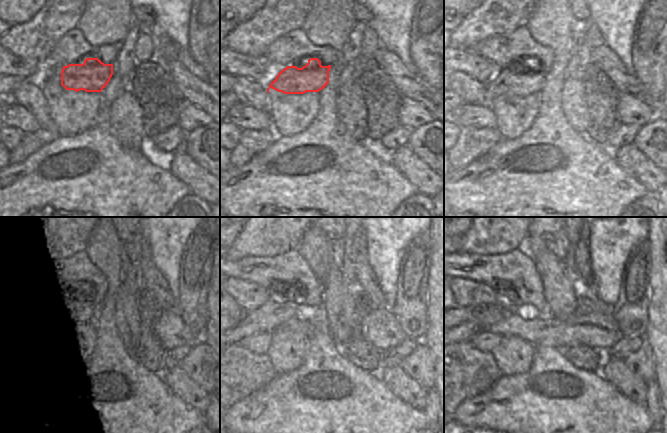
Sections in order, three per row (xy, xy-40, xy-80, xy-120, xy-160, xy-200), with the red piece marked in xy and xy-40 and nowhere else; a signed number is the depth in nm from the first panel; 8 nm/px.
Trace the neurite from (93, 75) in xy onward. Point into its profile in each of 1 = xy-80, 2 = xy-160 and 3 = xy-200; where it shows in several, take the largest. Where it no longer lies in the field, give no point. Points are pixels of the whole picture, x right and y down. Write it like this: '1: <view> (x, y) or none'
1: xy-80 (510, 82)
2: xy-160 (275, 313)
3: xy-200 (493, 313)

